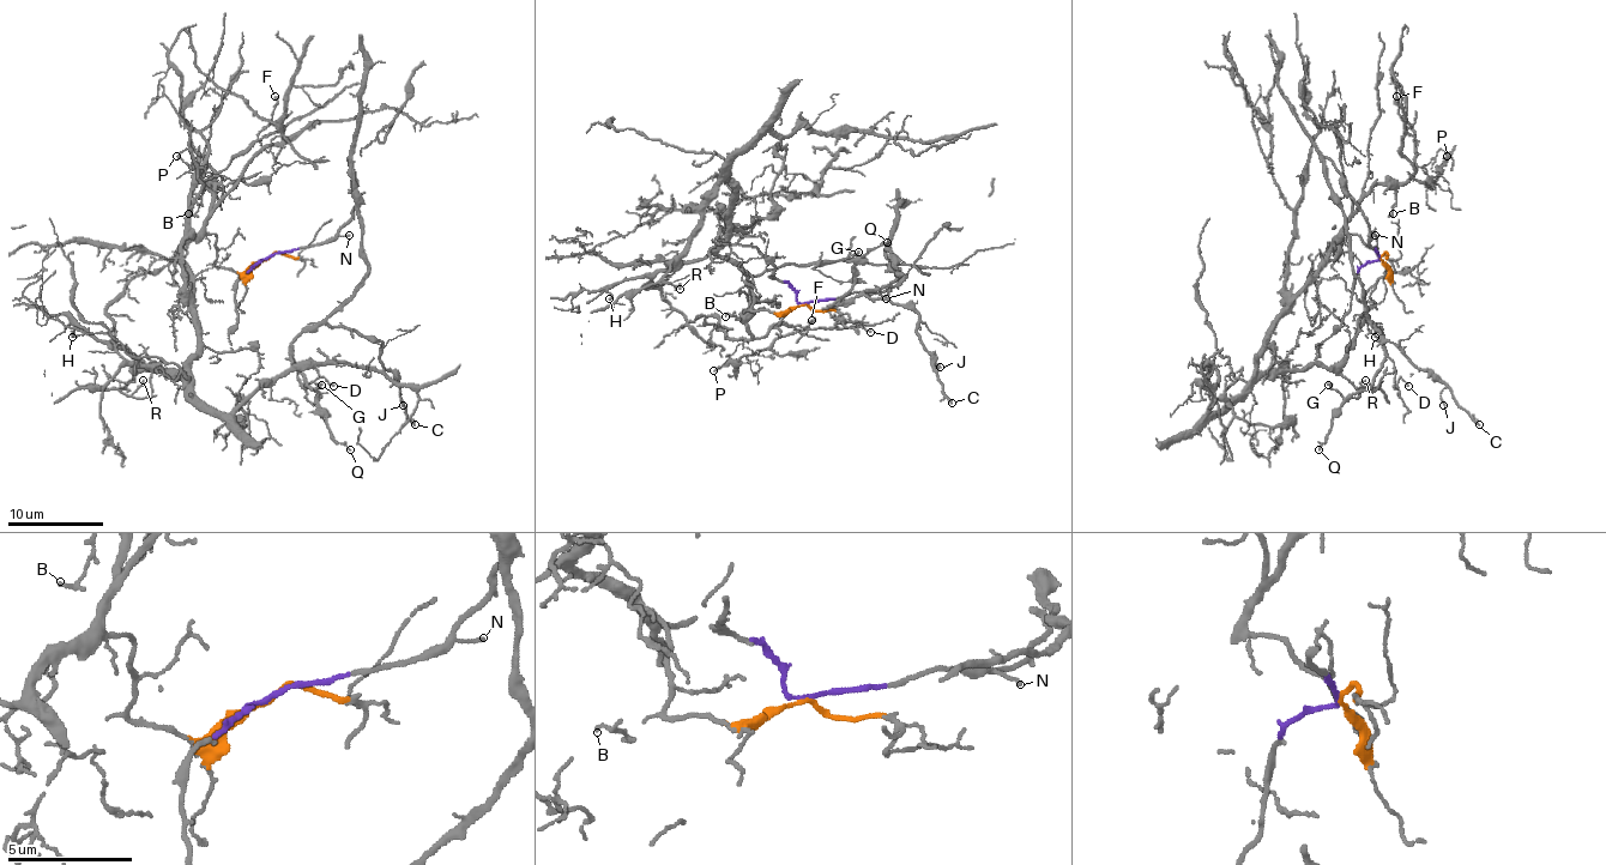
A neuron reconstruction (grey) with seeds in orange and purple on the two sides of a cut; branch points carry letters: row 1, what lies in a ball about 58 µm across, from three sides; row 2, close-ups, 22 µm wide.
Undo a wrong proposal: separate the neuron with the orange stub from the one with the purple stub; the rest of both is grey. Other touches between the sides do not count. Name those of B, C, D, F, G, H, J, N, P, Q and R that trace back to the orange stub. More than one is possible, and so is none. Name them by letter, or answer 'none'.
B, F, H, P, R

